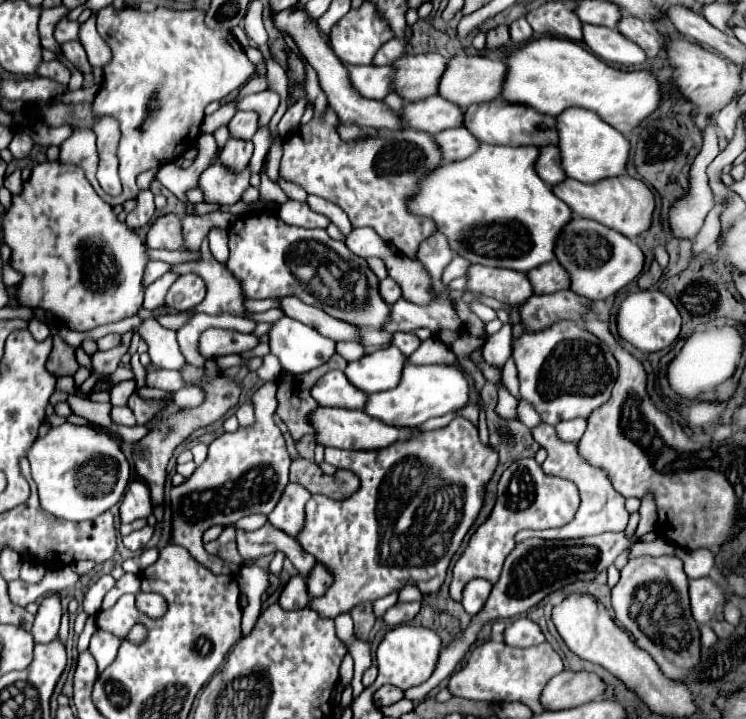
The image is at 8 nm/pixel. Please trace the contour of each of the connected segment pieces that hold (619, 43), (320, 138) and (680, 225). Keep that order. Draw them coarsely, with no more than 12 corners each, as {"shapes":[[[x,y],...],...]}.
{"shapes":[[[583,24],[583,42],[607,64],[647,60],[617,28]],[[329,108],[281,178],[415,260],[437,230],[407,202],[443,164],[421,130],[347,146]],[[705,118],[689,194],[669,214],[679,238],[695,238],[715,204],[705,174],[719,154],[715,118]]]}

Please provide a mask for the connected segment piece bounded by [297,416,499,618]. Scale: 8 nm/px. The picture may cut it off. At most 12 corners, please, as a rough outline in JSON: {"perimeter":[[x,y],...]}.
{"perimeter":[[463,416],[371,452],[313,494],[297,540],[337,618],[439,590],[498,461]]}

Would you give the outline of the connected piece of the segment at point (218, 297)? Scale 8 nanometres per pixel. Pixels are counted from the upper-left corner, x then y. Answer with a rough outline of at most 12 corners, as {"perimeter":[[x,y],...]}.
{"perimeter":[[207,237],[199,260],[171,266],[177,276],[193,272],[207,284],[207,310],[183,314],[231,314],[247,318],[239,278],[213,258]]}

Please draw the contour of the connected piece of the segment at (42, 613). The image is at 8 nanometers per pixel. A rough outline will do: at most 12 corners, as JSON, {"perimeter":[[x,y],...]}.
{"perimeter":[[59,594],[41,600],[31,630],[35,642],[57,636],[61,614]]}

